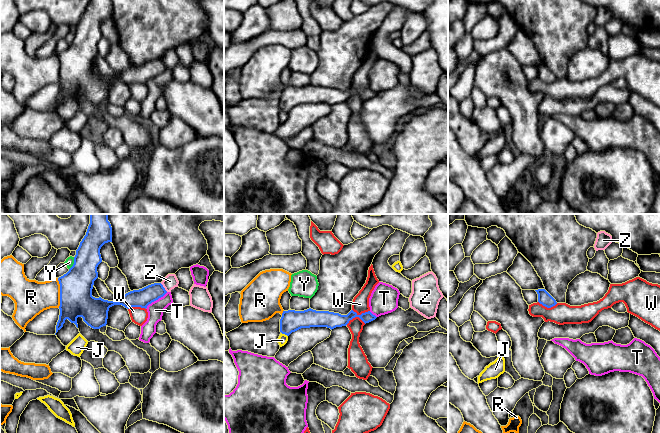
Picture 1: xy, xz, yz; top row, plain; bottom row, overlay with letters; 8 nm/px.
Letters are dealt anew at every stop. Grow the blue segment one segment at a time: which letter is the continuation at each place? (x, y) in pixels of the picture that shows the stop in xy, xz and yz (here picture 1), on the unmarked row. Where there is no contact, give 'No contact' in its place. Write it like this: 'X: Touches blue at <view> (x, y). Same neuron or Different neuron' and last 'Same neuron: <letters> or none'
J: Touches blue at xz (284, 109). Different neuron
R: Touches blue at xy (60, 69). Different neuron
T: Touches blue at xy (156, 75). Different neuron
W: Touches blue at xz (357, 91). Different neuron
Y: Touches blue at xy (74, 39). Different neuron
Z: Touches blue at xy (163, 63). Different neuron
Same neuron: none

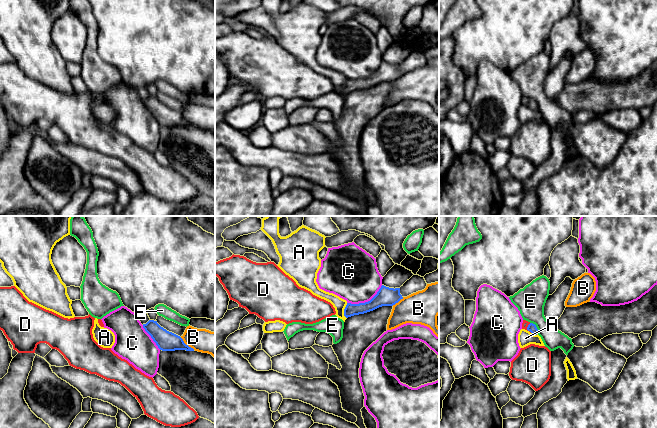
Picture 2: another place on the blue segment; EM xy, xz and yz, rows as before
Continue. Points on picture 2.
A: Touches blue at xz (344, 87). Different neuron
B: Touches blue at xy (187, 121). Different neuron
C: Touches blue at xz (365, 78). Different neuron
D: Touches blue at yz (527, 104). Same neuron
E: Touches blue at yz (536, 103). Different neuron
Same neuron: D

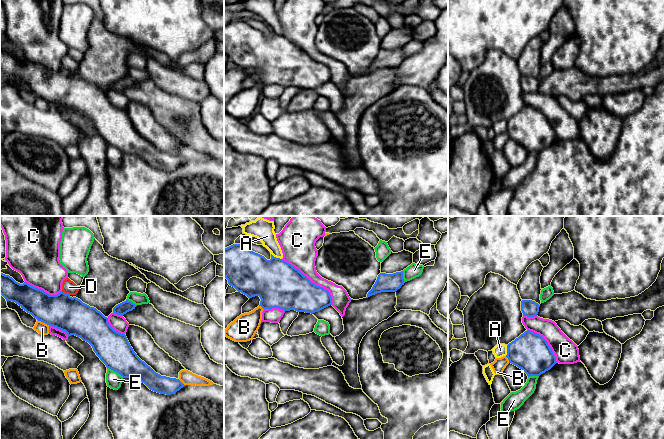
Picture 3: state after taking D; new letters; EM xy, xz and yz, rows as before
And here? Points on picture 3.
A: Touches blue at xz (275, 33). Different neuron
B: Touches blue at xy (43, 98). Different neuron
C: Touches blue at xz (310, 57). Different neuron
D: Touches blue at xy (65, 69). Different neuron
E: Touches blue at xy (115, 146). Different neuron
Same neuron: none

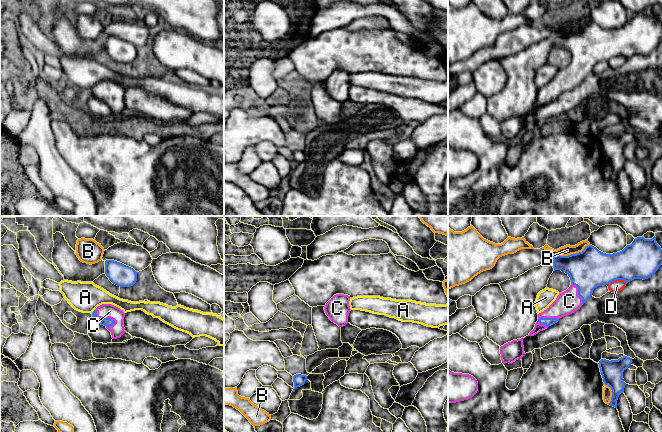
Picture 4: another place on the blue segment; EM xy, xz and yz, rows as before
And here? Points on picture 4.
A: Touches blue at xy (93, 87). Different neuron
B: Touches blue at yz (571, 30). Different neuron
C: Touches blue at xy (103, 94). Same neuron
D: Touches blue at yz (616, 55). Different neuron
Same neuron: C

